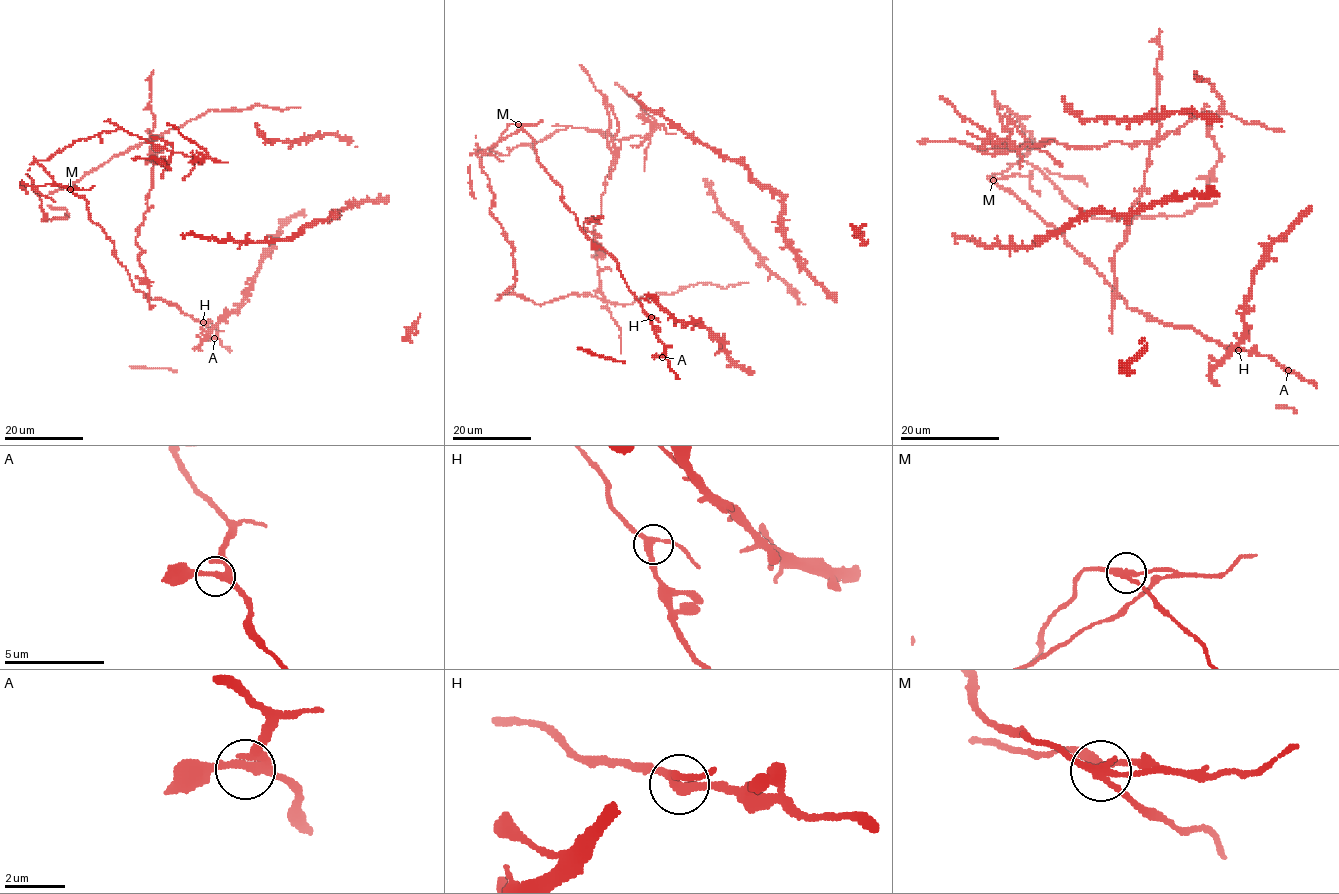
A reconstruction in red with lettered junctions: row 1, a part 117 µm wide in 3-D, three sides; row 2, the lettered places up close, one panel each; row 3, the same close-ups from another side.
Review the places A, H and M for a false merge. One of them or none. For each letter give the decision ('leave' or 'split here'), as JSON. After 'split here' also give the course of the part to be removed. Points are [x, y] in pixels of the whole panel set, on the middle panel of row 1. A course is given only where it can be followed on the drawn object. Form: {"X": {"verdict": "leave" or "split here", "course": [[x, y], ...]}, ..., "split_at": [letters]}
{"A": {"verdict": "leave"}, "H": {"verdict": "leave"}, "M": {"verdict": "split here", "course": [[517, 124], [475, 153], [506, 156], [568, 126], [620, 142], [594, 227], [600, 292], [610, 303], [749, 282]]}, "split_at": ["M"]}

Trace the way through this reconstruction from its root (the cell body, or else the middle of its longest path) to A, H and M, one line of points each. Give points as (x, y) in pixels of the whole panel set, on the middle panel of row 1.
A: (606, 191), (620, 146), (606, 132), (569, 126), (506, 156), (486, 150), (509, 123), (533, 139), (662, 357)
H: (606, 191), (620, 146), (606, 132), (486, 150), (509, 123), (533, 139), (651, 317)
M: (606, 191), (620, 146), (613, 136), (569, 126), (506, 156), (487, 153), (509, 123), (517, 124)

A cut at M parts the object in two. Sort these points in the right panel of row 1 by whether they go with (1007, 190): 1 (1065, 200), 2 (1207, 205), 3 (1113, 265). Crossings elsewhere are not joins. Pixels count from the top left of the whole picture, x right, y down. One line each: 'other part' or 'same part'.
1: other part
2: other part
3: other part

